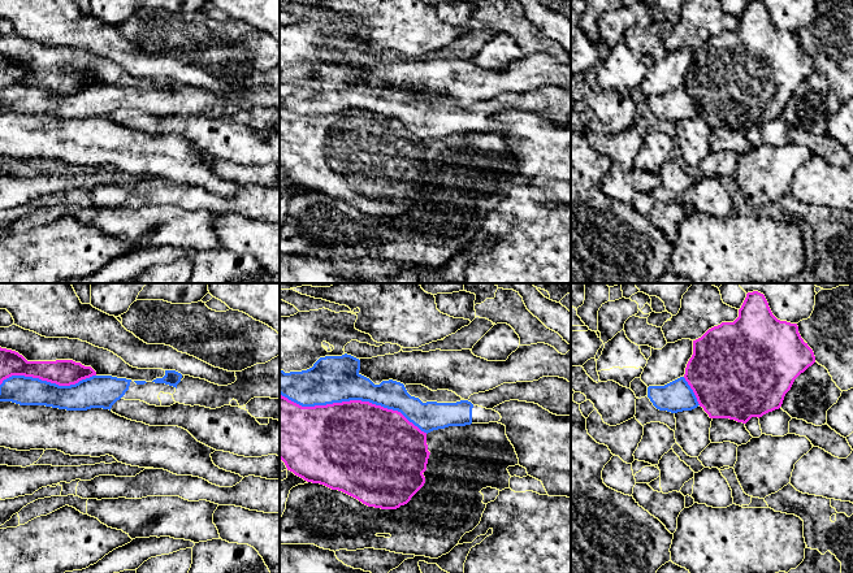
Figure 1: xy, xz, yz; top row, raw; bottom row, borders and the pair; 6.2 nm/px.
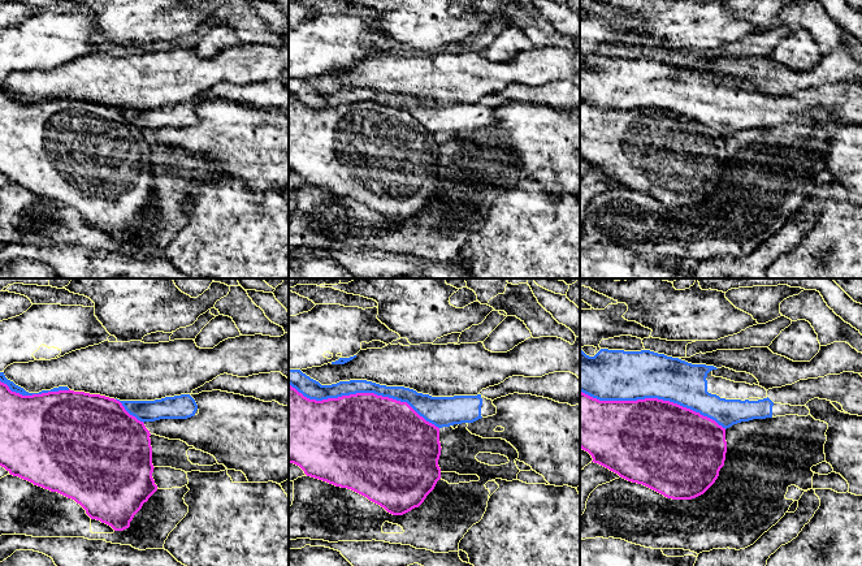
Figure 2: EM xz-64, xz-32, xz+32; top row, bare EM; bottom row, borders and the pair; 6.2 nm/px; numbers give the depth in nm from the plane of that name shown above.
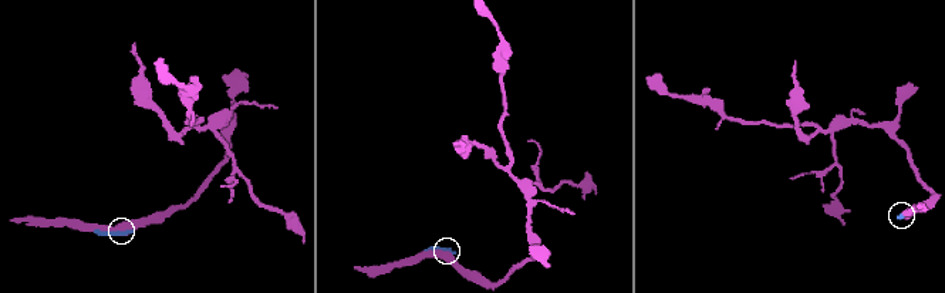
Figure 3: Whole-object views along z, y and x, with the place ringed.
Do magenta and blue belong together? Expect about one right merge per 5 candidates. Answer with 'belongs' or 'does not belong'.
does not belong

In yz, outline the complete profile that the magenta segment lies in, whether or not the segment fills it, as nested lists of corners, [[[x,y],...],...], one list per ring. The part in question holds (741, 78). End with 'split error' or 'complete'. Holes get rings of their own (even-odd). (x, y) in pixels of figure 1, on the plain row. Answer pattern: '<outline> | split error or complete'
[[[753,0],[746,3],[733,31],[722,31],[693,49],[693,64],[687,73],[684,87],[710,127],[729,127],[746,133],[752,126],[759,127],[779,118],[794,88],[814,71],[814,61],[801,47],[797,32],[778,29],[765,4]]] | complete

